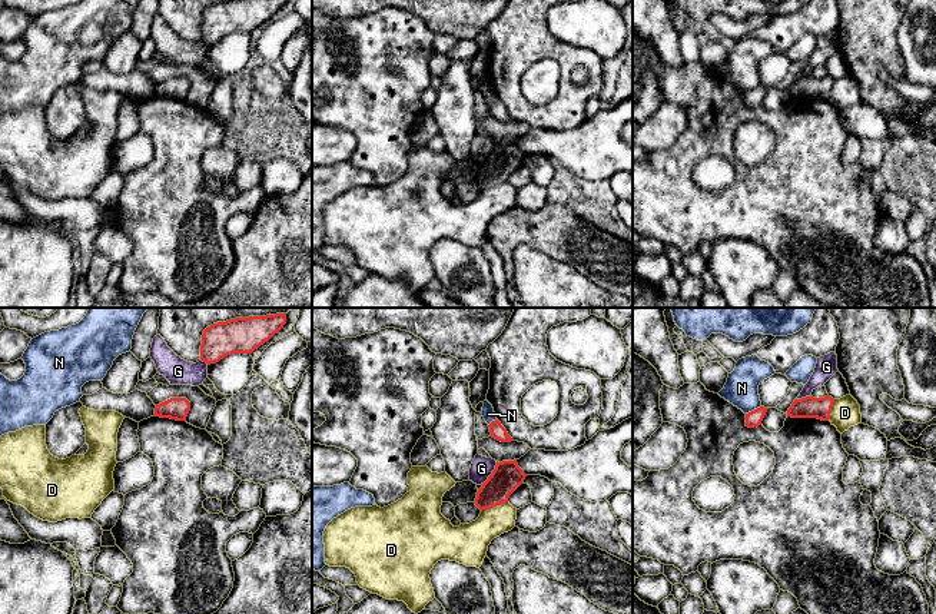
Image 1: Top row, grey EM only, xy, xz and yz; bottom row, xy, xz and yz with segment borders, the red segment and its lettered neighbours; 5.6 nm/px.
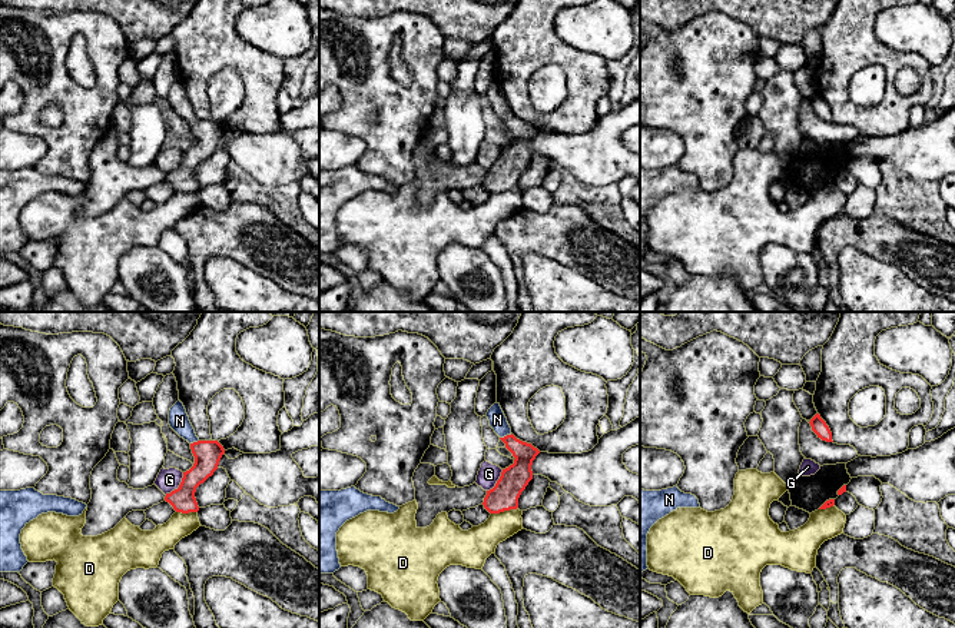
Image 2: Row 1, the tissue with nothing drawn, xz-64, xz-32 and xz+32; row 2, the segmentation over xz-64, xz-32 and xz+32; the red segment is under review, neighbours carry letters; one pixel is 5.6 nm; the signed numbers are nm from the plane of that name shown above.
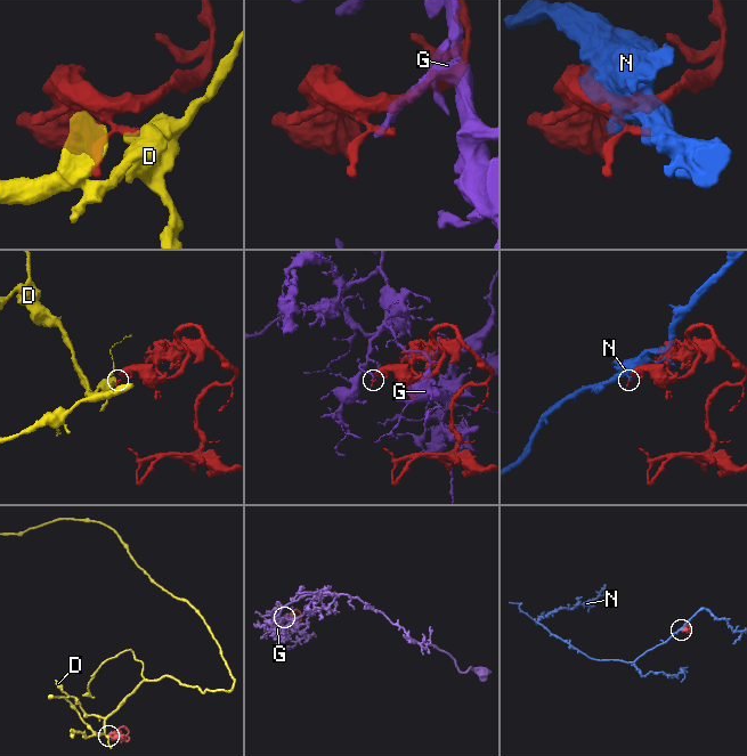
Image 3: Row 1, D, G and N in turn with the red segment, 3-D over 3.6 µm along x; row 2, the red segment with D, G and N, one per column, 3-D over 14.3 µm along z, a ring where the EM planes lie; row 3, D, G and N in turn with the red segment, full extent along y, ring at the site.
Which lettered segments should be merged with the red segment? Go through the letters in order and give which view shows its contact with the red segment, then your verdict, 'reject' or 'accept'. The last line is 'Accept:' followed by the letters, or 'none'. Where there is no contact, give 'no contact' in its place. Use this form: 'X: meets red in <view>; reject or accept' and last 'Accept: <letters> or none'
D: meets red in xz; reject
G: meets red in xz; reject
N: meets red in yz; reject
Accept: none

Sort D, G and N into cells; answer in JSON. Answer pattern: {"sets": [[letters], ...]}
{"sets": [["D"], ["G"], ["N"]]}

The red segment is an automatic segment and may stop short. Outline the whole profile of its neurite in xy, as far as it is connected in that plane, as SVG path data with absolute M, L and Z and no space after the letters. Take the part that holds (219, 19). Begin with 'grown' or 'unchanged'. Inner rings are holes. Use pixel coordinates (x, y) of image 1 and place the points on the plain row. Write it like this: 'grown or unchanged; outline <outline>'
unchanged; outline M226 0L202 14L200 39L208 44L232 33L252 33L278 13L286 0Z

